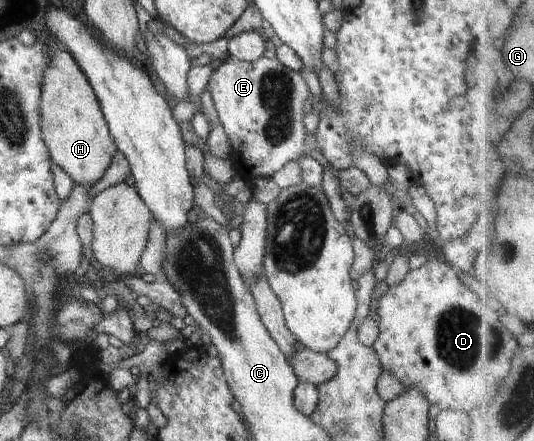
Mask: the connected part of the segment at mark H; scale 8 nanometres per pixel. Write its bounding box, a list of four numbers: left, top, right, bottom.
[39,46,117,187]

